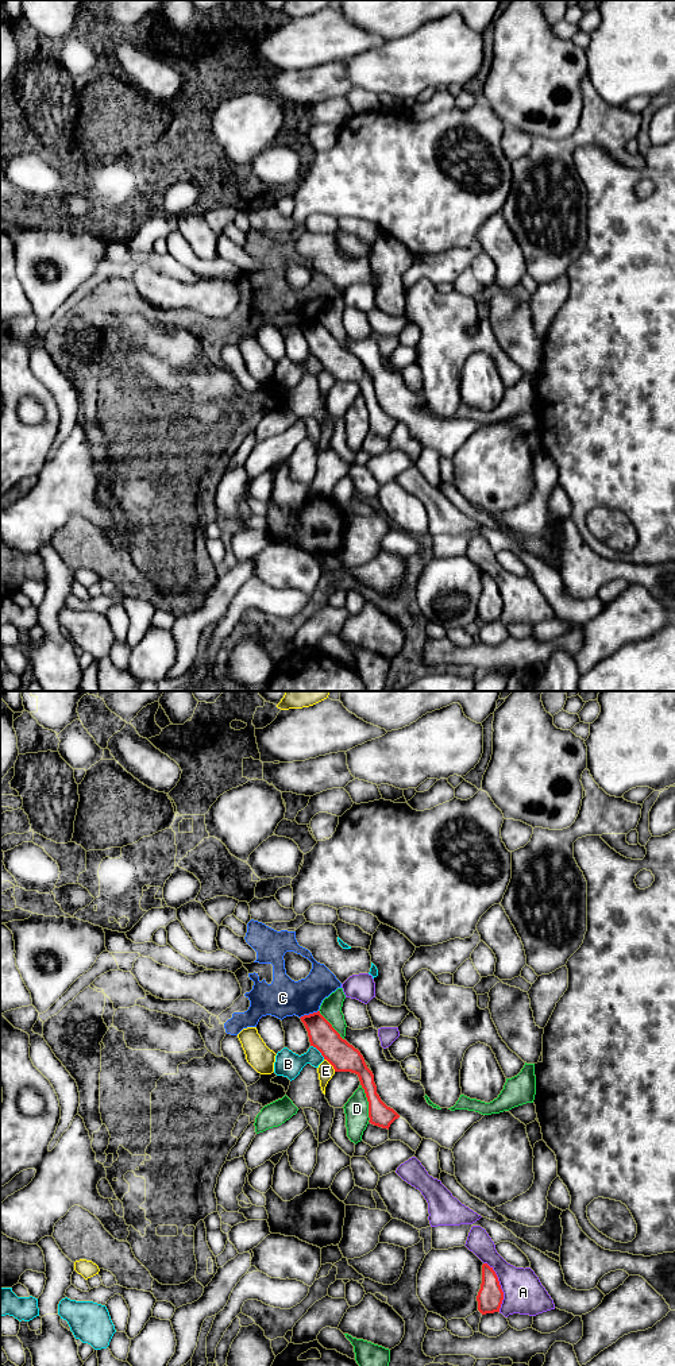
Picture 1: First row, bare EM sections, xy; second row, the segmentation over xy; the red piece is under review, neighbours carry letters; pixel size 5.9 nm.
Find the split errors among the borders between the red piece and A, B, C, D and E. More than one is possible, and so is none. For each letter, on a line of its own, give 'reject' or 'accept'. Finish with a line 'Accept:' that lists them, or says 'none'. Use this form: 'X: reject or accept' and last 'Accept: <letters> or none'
A: reject
B: reject
C: reject
D: reject
E: reject
Accept: none

